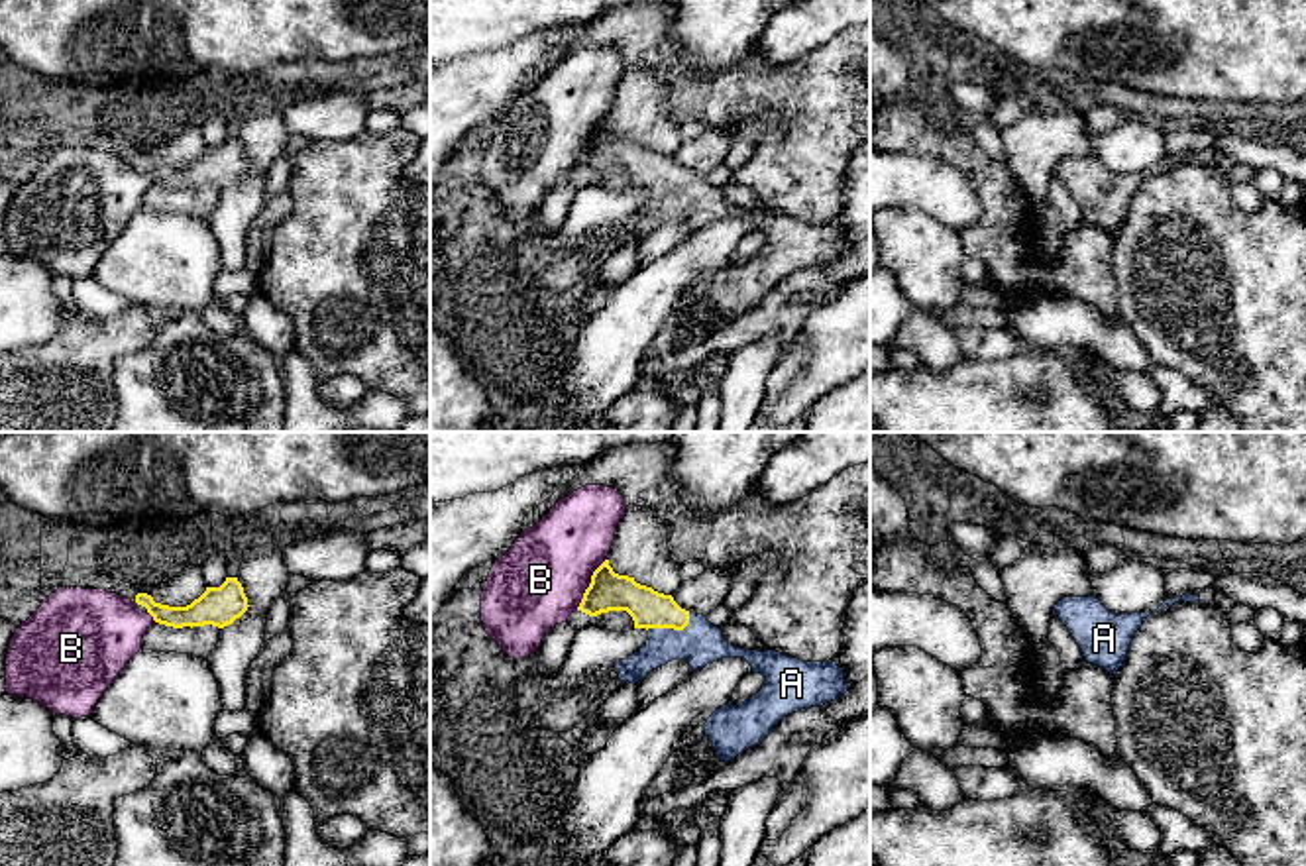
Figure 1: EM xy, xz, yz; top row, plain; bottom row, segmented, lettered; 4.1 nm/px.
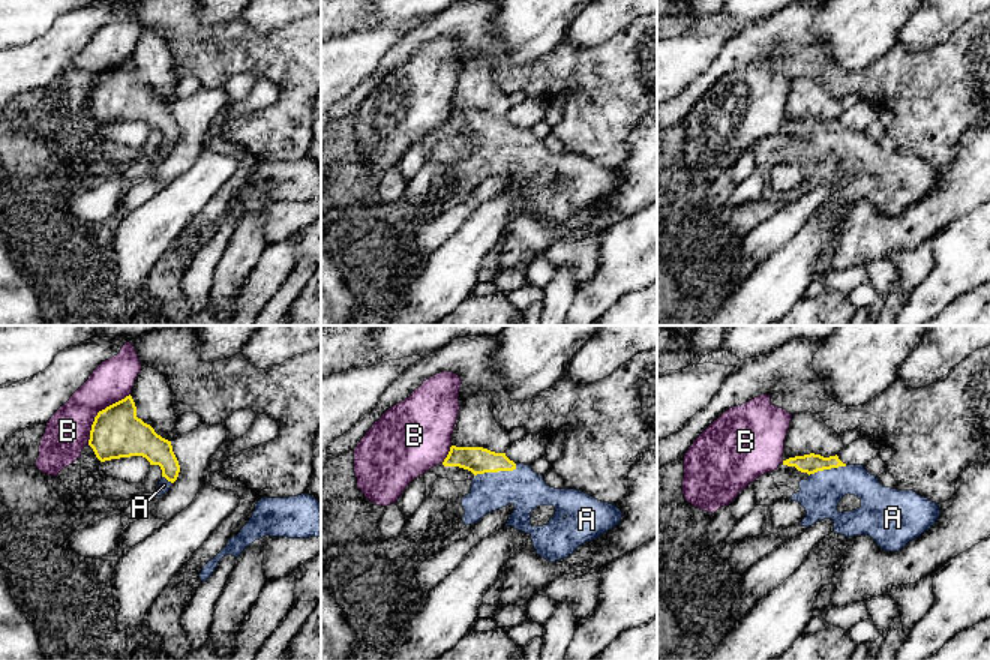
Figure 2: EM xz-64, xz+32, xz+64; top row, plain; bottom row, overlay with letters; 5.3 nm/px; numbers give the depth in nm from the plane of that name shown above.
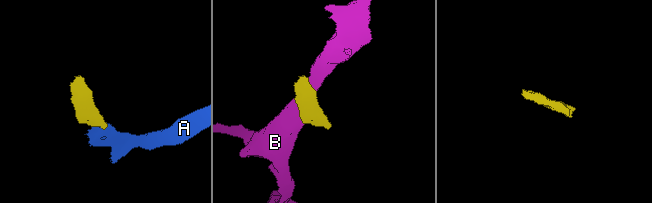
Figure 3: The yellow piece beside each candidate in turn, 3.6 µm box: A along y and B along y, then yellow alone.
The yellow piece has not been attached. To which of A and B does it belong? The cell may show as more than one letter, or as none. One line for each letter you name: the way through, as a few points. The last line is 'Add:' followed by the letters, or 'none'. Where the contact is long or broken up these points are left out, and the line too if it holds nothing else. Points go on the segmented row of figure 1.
A: across xz (649, 609), (656, 611), (672, 627), (700, 643)
Add: A

